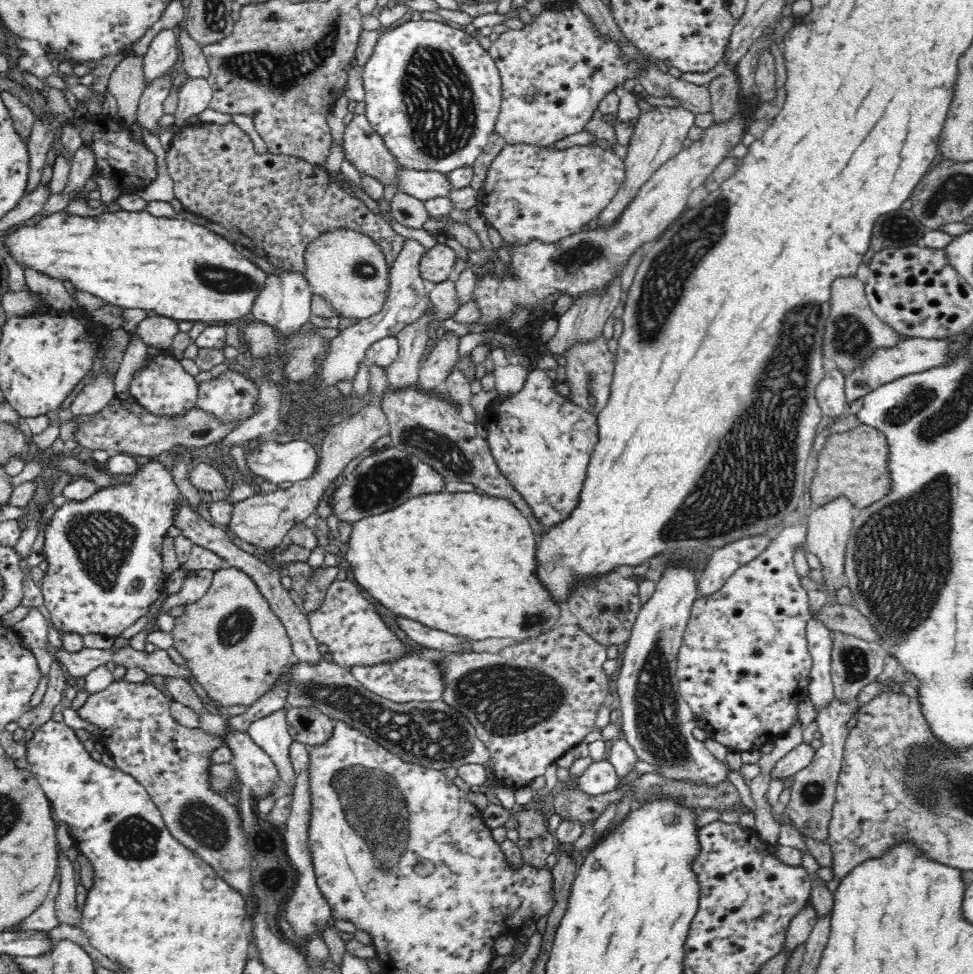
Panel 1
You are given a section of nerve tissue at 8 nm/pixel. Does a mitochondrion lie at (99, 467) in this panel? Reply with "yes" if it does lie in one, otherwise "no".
no

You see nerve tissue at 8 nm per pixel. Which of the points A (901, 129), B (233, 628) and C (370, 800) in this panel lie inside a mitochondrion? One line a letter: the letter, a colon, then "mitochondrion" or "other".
A: other
B: mitochondrion
C: mitochondrion

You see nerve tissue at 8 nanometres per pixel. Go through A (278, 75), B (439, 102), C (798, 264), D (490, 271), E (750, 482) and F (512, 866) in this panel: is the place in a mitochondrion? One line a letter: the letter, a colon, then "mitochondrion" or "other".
A: mitochondrion
B: mitochondrion
C: other
D: other
E: mitochondrion
F: other

